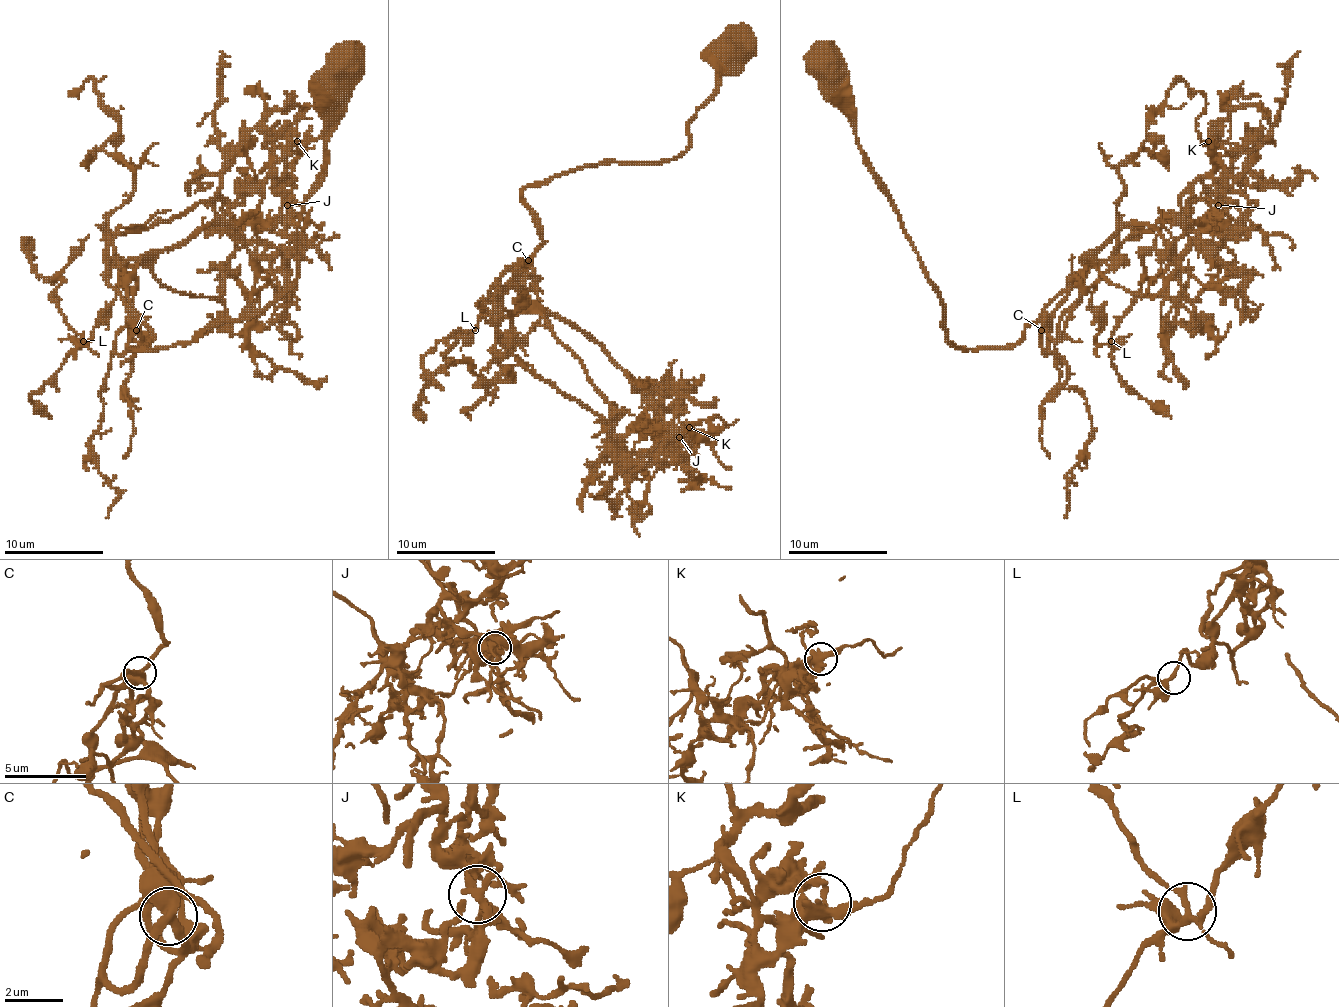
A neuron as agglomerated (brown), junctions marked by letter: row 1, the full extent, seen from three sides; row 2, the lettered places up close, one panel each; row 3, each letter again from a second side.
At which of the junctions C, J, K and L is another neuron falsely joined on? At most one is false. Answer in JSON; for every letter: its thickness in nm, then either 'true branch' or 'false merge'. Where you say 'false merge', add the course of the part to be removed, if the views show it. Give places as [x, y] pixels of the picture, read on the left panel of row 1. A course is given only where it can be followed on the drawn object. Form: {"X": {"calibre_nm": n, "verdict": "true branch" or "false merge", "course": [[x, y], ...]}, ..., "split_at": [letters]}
{"C": {"calibre_nm": 360, "verdict": "true branch"}, "J": {"calibre_nm": 240, "verdict": "true branch"}, "K": {"calibre_nm": 420, "verdict": "true branch"}, "L": {"calibre_nm": 200, "verdict": "true branch"}, "split_at": []}

